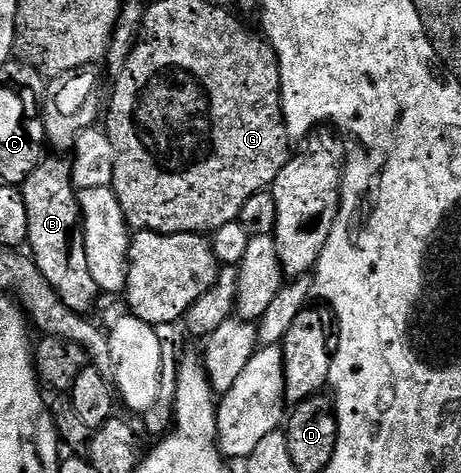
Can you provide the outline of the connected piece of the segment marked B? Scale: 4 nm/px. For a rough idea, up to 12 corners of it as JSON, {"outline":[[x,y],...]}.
{"outline":[[70,161],[23,182],[26,245],[65,308],[86,315],[89,272]]}

